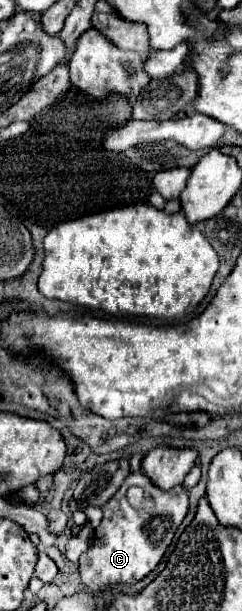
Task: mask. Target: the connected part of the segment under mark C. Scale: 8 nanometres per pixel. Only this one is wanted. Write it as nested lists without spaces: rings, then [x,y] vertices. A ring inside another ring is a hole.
[[[141,471],[129,475],[125,483],[119,487],[119,491],[109,499],[103,507],[103,519],[99,527],[95,529],[95,545],[85,551],[79,559],[79,575],[83,585],[93,591],[101,593],[107,587],[117,587],[117,585],[135,585],[141,579],[145,579],[163,559],[165,551],[169,549],[175,531],[179,529],[181,521],[185,519],[189,511],[189,497],[187,491],[177,485],[171,491],[163,491],[155,487]],[[131,485],[141,487],[151,499],[153,499],[153,511],[147,513],[143,509],[133,509],[125,497],[127,489]]]

